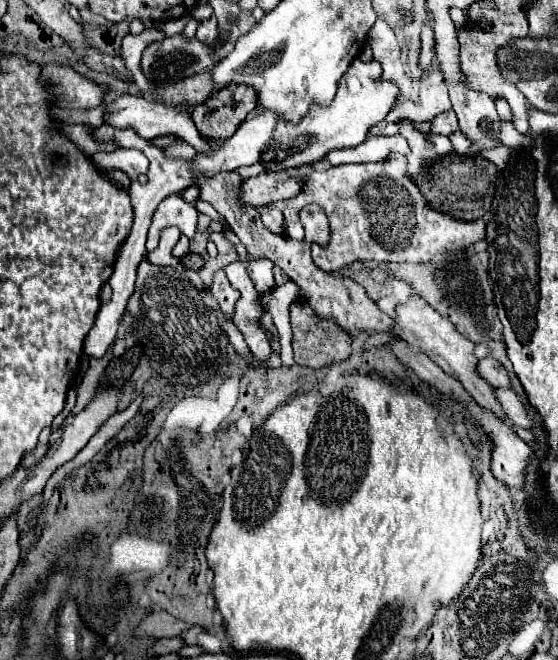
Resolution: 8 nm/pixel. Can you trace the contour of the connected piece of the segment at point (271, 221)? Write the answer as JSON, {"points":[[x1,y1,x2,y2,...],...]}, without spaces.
{"points":[[266,205,266,207,256,207,264,225,270,227,274,233,282,233,282,211,278,205]]}

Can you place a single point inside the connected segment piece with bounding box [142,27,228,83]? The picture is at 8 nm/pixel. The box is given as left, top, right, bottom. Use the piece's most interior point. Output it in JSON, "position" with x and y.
{"position":[176,57]}

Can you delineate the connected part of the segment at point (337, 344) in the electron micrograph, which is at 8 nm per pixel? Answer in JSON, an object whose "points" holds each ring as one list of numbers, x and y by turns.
{"points":[[296,299,290,305,290,321,292,321,292,331,294,331,294,361,298,365,308,365,308,367,326,367,334,361,344,361,350,355,350,335,336,325,332,319,322,319,318,317,310,305,306,305,304,299]]}

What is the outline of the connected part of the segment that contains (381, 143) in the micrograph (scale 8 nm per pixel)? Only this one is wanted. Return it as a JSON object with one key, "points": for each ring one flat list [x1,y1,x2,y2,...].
{"points":[[370,135,356,147,340,149,328,153,324,159,332,165,346,165,346,163,370,163,370,161,384,161,390,153,408,155,410,147,402,135]]}

